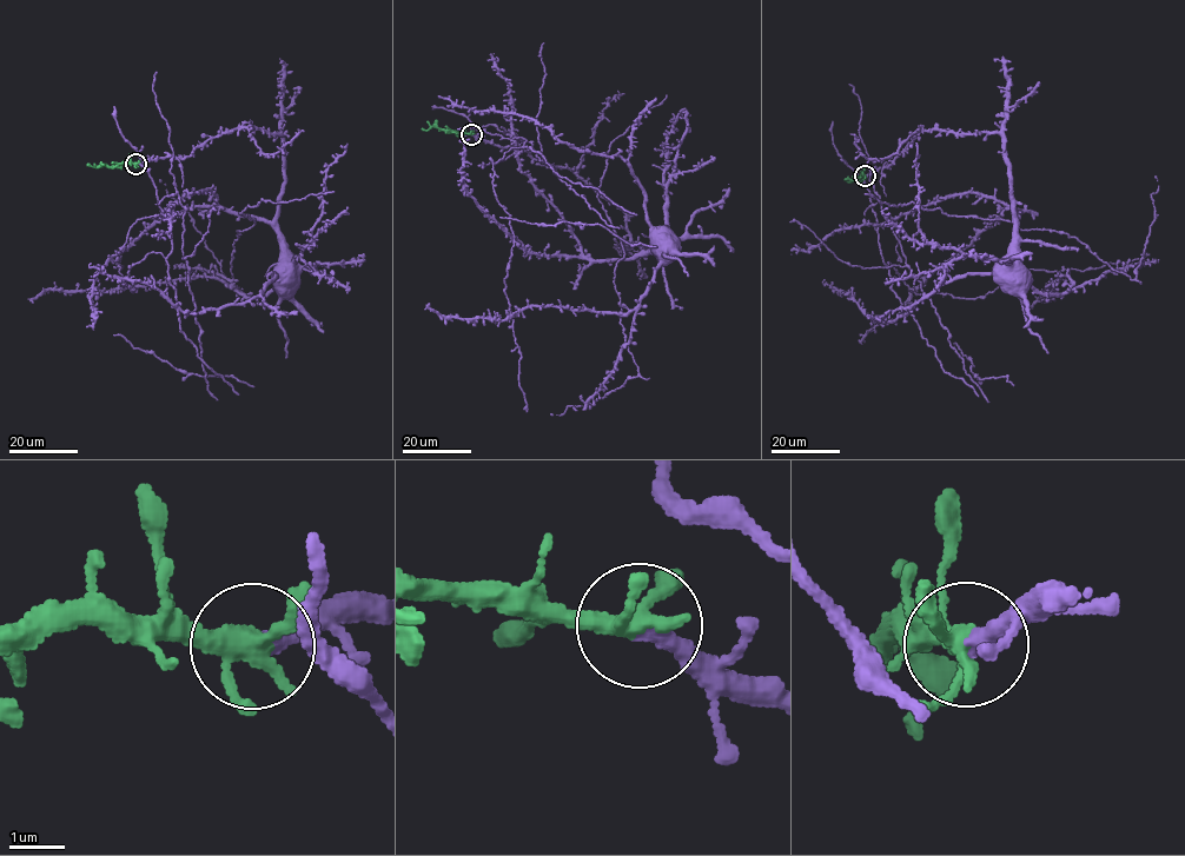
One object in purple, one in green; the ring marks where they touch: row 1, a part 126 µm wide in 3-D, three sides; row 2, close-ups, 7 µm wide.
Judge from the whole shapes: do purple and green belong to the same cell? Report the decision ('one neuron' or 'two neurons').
one neuron

